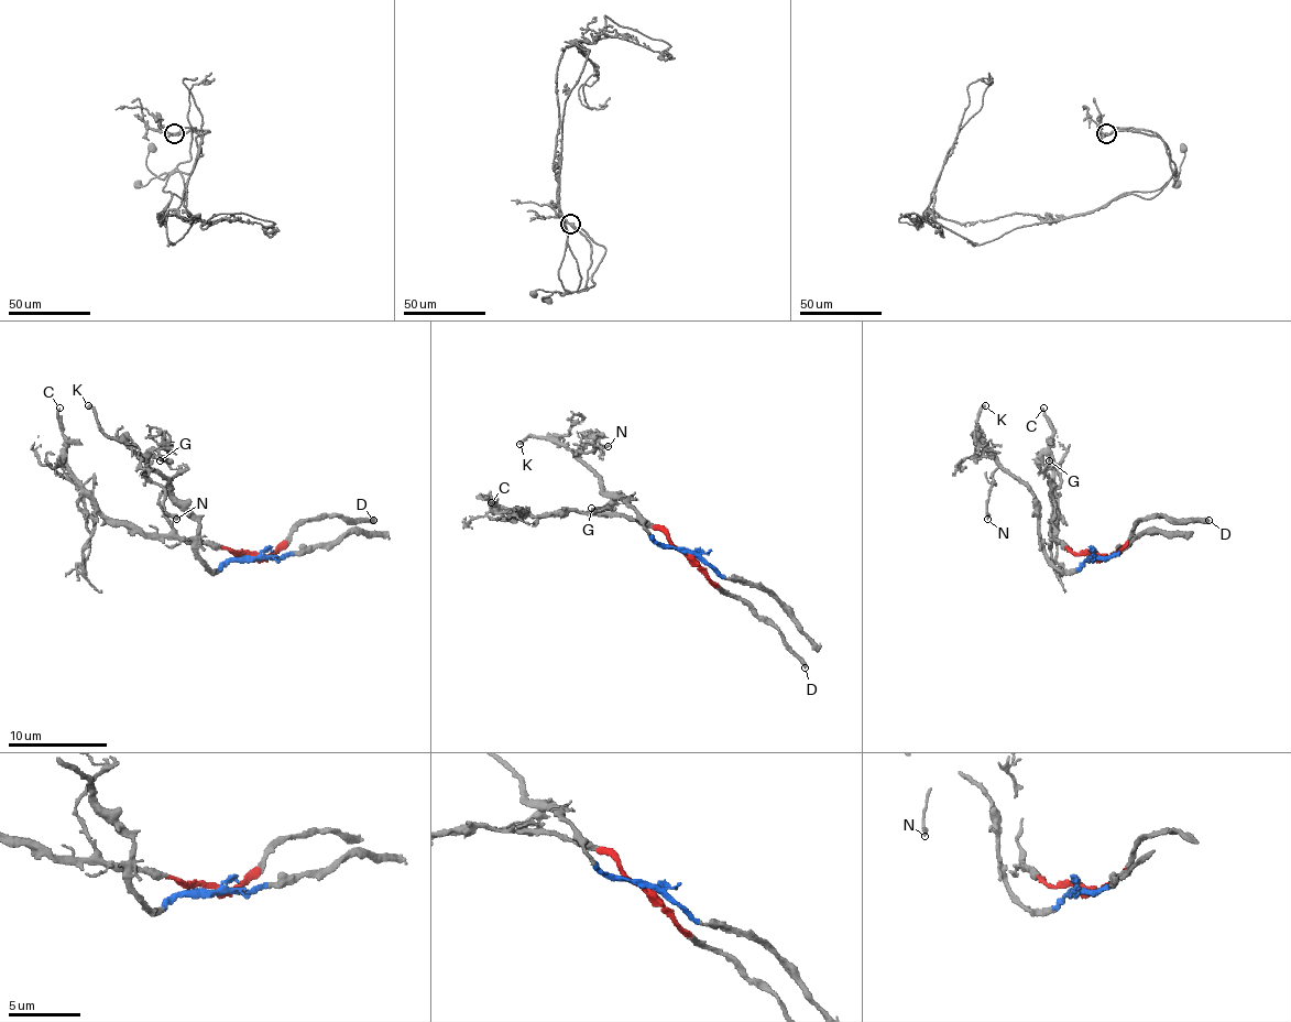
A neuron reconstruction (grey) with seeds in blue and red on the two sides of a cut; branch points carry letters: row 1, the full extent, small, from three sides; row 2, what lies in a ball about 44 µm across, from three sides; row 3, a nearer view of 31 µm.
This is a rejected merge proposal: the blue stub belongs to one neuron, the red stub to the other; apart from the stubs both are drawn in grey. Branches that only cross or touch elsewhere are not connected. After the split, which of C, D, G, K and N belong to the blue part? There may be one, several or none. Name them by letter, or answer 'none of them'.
K, N

